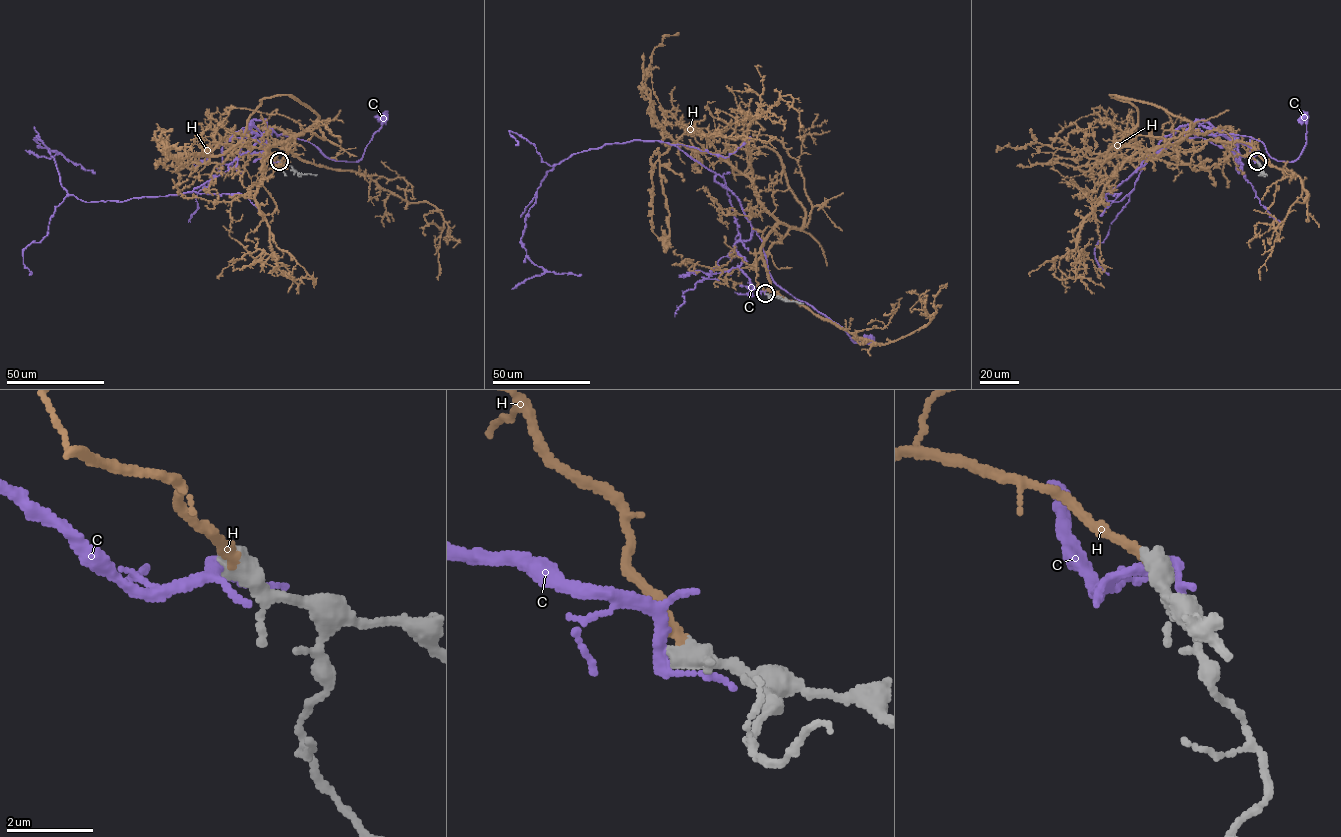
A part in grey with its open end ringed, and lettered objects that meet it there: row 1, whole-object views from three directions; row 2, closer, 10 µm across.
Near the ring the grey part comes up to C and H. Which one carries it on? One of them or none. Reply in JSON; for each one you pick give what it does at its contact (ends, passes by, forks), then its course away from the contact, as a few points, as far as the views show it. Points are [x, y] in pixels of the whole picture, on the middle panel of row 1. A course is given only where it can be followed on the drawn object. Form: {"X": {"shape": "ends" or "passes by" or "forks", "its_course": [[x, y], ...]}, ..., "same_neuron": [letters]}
{"H": {"shape": "ends", "its_course": [[765, 293], [755, 258], [778, 222], [747, 177], [675, 142], [655, 115], [652, 50], [679, 33]]}, "same_neuron": ["H"]}

